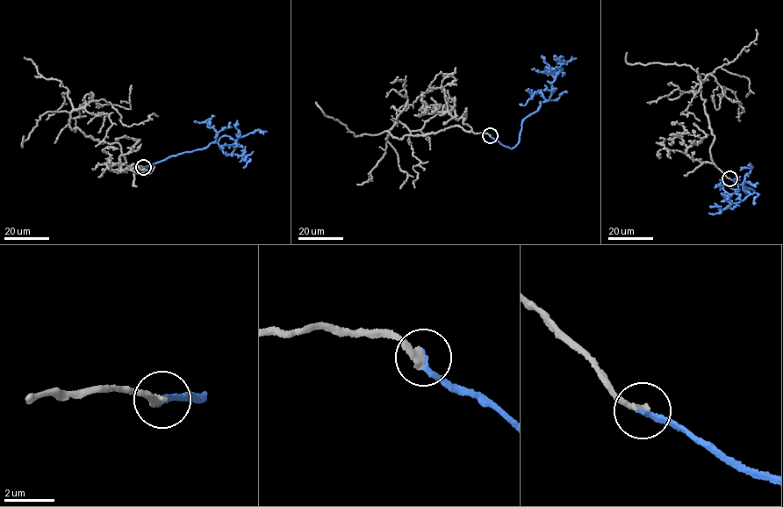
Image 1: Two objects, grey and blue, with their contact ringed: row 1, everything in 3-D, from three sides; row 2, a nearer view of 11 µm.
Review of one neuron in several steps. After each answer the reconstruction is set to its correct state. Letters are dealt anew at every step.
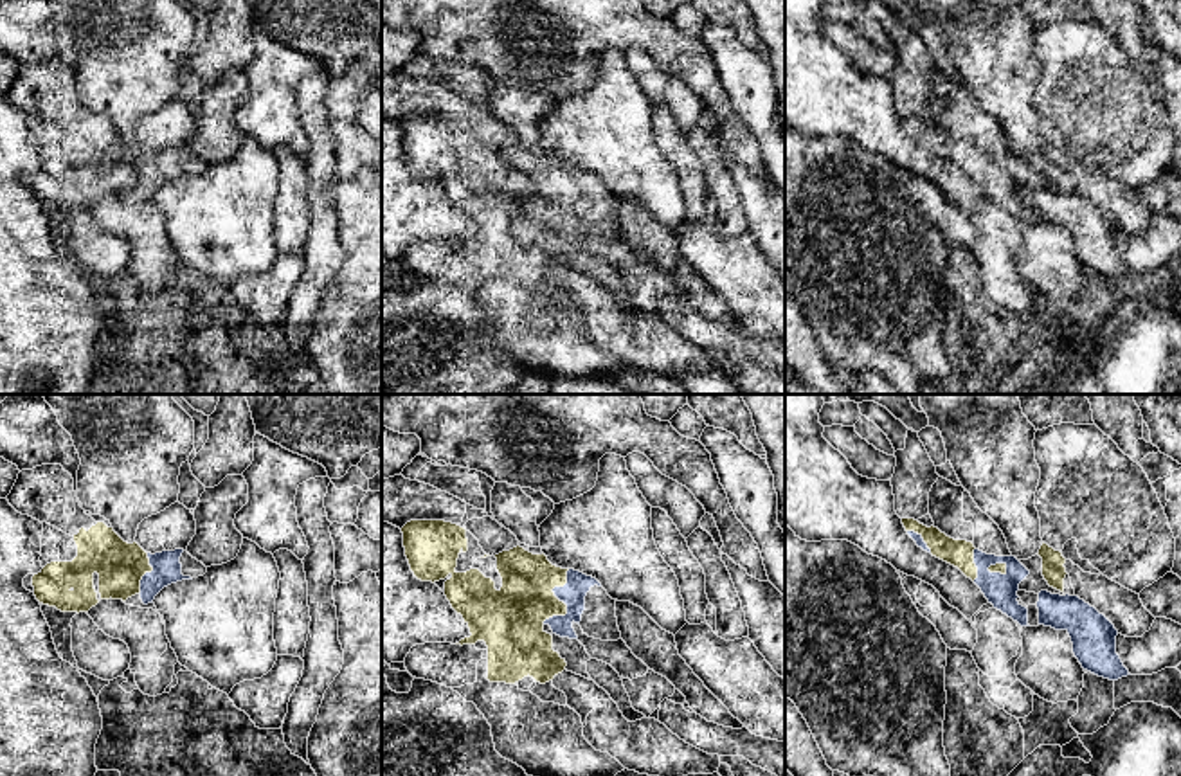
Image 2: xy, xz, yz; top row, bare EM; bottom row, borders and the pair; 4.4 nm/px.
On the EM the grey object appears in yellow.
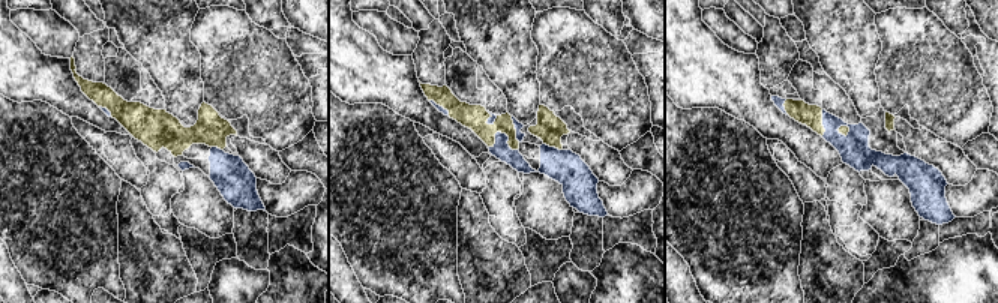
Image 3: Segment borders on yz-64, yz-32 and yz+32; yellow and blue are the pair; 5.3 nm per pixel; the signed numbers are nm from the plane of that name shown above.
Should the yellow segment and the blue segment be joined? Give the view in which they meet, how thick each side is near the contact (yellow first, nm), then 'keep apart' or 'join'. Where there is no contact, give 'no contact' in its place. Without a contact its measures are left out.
meets yellow in xz; 300 nm thick on the yellow side, 110 nm on the other; join

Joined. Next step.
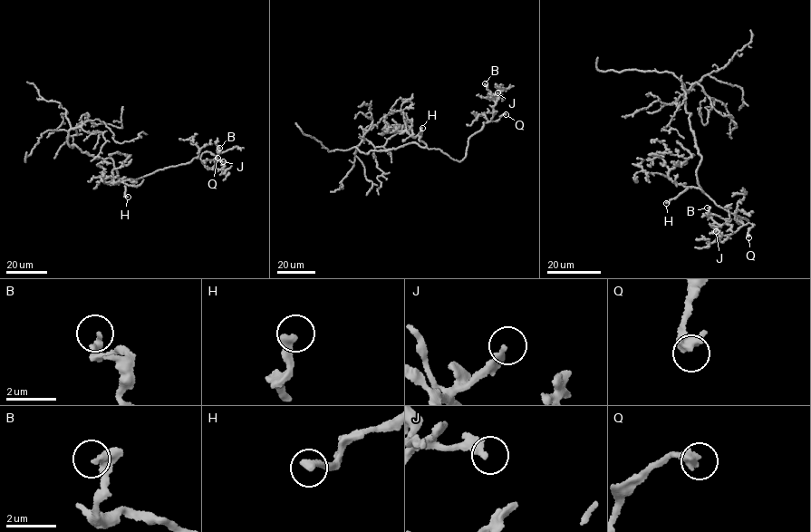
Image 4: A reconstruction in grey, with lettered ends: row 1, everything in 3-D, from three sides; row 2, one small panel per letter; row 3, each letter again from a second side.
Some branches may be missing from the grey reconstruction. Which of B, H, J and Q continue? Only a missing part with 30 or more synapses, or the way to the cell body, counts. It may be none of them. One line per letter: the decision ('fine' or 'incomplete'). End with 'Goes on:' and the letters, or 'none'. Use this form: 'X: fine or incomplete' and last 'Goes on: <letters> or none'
B: fine
H: incomplete
J: fine
Q: fine
Goes on: H

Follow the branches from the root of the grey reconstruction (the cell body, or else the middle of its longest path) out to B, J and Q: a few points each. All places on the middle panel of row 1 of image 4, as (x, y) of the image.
B: (413, 142), (463, 159), (470, 137), (492, 118), (495, 98), (485, 83)
J: (413, 142), (439, 149), (461, 161), (470, 137), (491, 120), (495, 103), (492, 97), (497, 92)
Q: (413, 142), (439, 149), (461, 161), (470, 137), (481, 130), (484, 122), (497, 120), (506, 114)

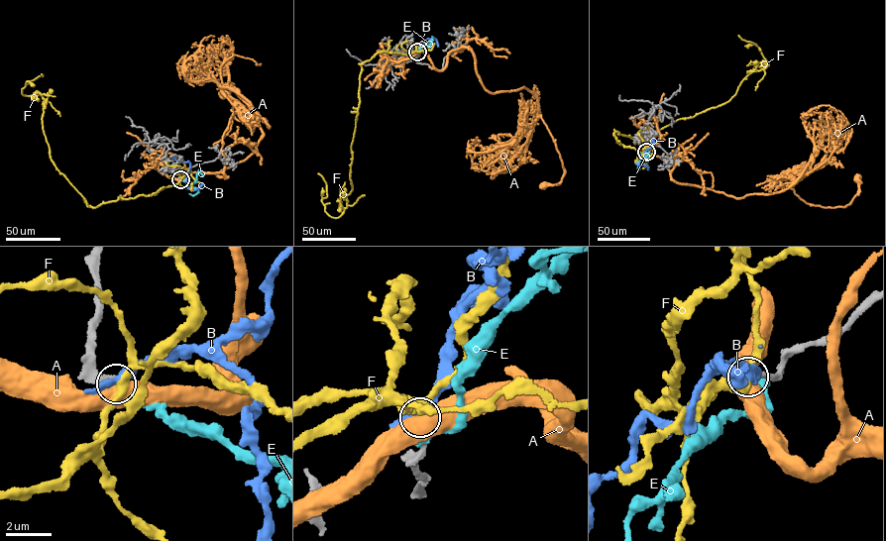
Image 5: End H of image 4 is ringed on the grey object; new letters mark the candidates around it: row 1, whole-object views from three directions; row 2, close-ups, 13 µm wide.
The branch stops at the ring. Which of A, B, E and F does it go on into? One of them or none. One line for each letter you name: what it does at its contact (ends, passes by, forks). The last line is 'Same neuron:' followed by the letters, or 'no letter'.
Same neuron: no letter

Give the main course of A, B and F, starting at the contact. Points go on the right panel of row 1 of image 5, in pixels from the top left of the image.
A: (646, 152), (676, 163), (667, 166), (674, 180), (737, 198), (790, 187), (807, 203), (843, 207), (856, 179)
B: (646, 152), (636, 163), (644, 164), (647, 169)
F: (646, 152), (618, 143), (614, 132), (644, 138), (724, 104), (747, 74), (768, 65), (756, 44), (738, 35)

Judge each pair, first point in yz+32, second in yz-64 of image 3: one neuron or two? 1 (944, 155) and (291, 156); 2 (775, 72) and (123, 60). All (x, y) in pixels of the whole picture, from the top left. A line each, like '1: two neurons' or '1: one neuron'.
1: two neurons
2: two neurons

